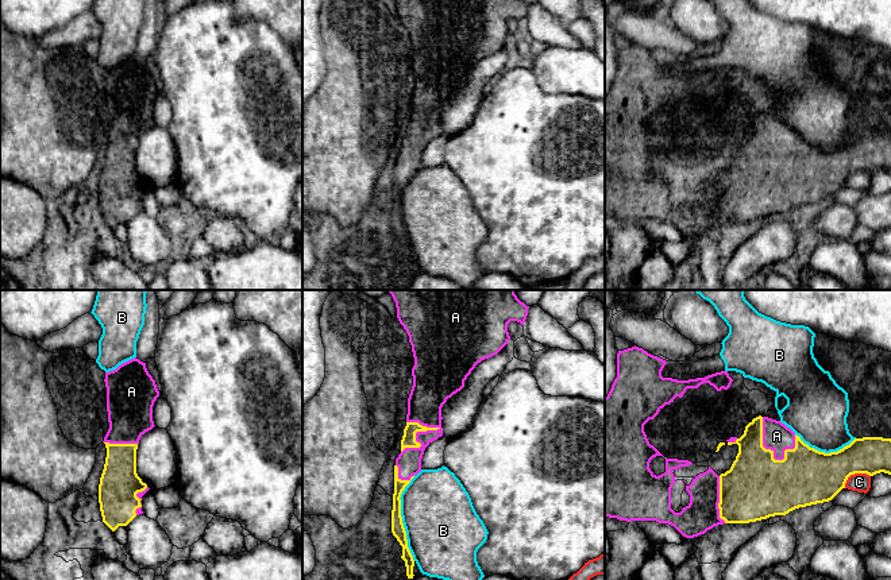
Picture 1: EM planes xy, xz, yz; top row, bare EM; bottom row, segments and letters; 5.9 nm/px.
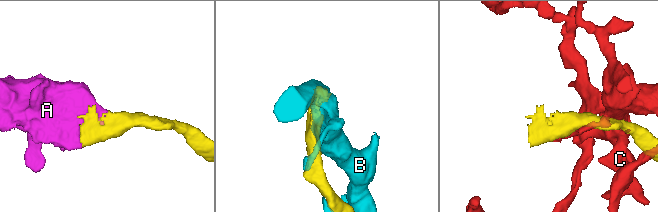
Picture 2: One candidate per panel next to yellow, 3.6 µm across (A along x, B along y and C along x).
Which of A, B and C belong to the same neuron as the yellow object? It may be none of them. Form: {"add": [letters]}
{"add": ["A"]}

